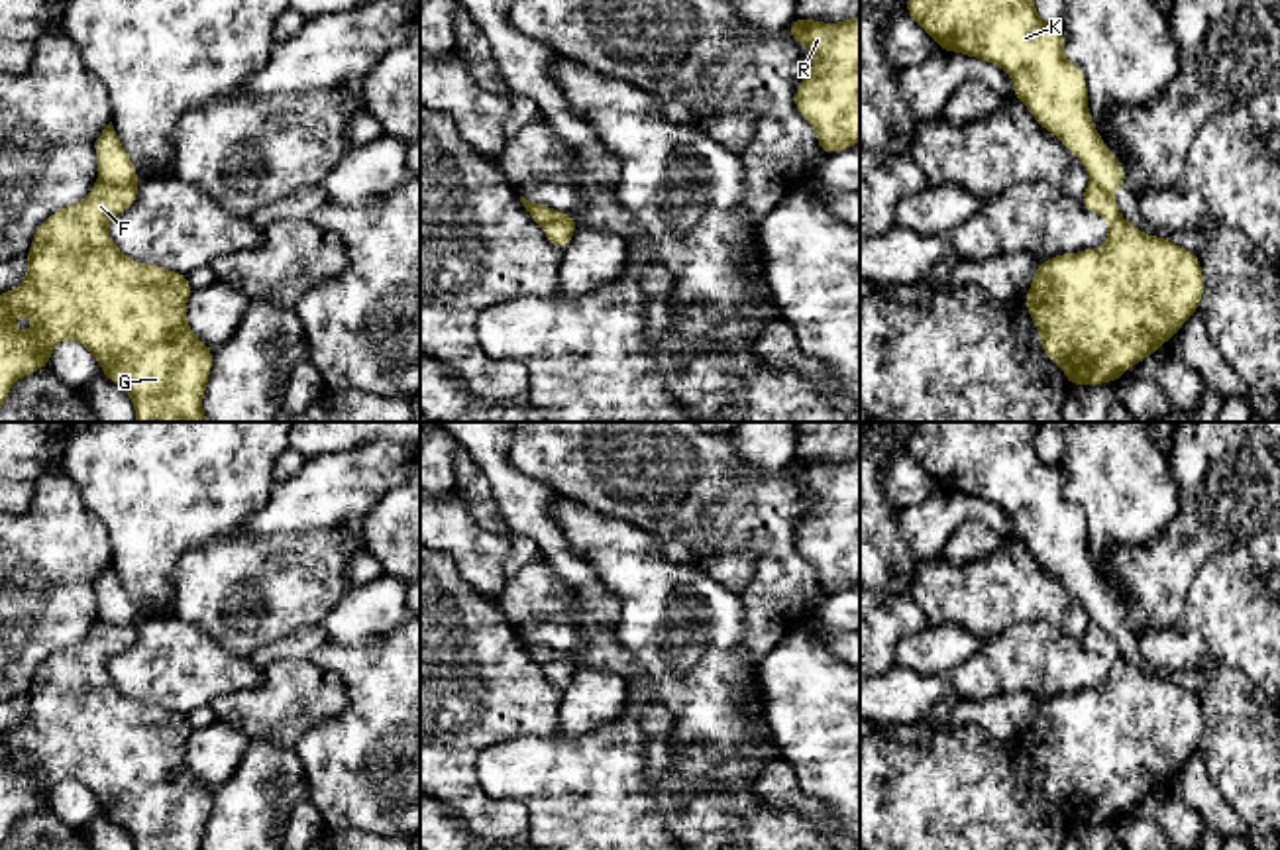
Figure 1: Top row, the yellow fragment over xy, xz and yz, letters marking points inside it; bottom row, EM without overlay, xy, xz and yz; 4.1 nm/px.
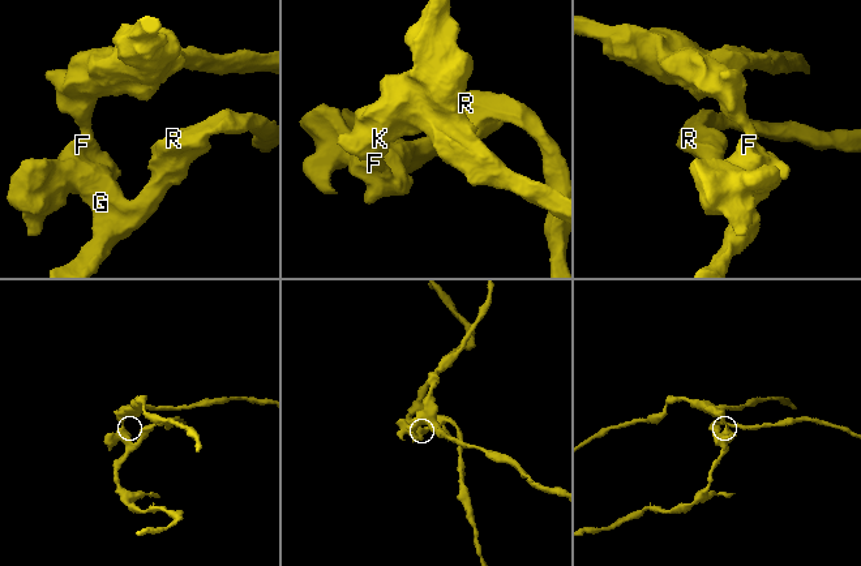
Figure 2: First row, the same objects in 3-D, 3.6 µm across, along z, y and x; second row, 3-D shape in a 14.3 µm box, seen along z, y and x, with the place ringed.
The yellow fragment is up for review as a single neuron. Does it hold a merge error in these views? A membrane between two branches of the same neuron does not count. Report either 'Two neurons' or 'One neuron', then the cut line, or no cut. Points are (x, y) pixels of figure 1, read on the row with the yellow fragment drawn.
Two neurons. Split along xz (542, 226), (552, 220), (568, 220), (574, 230)

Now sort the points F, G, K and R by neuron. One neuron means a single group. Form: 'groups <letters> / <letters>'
groups F G R / K

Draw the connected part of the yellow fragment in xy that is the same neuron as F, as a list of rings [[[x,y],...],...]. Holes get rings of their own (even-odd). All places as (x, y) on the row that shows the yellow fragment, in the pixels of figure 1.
[[[98,179],[84,200],[53,212],[35,230],[26,279],[0,294],[8,312],[0,324],[0,408],[16,379],[47,365],[59,342],[75,340],[98,359],[102,375],[130,395],[135,422],[208,422],[202,397],[212,349],[185,320],[194,289],[187,275],[126,257],[108,234],[108,220],[132,208],[135,198],[137,185],[112,186]],[[18,316],[29,316],[33,328],[18,332],[12,326]]]

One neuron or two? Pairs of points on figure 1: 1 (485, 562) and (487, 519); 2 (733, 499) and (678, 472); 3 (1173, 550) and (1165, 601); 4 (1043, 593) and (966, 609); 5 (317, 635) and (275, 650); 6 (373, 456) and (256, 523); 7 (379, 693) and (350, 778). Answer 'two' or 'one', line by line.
1: two
2: one
3: one
4: one
5: one
6: one
7: one

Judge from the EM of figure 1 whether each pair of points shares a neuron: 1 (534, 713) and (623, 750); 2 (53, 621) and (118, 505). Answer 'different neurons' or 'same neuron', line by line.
1: different neurons
2: different neurons

